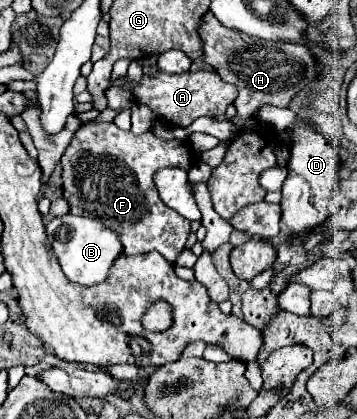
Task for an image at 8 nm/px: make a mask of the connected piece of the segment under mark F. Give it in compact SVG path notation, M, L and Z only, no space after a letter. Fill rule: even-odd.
M84 121L60 161L68 165L62 173L62 197L68 201L70 213L100 219L108 229L116 231L126 255L158 251L164 259L176 261L188 241L190 221L160 199L154 173L166 167L190 171L192 157L188 141L160 139L152 131L134 135L114 123Z

